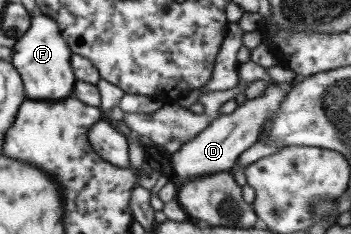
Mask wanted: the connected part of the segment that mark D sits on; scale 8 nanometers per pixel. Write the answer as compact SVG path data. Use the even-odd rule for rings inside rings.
M296 74L294 80L288 84L275 82L275 84L268 85L262 96L247 100L231 114L217 117L207 127L204 127L202 132L192 139L188 139L186 143L181 143L182 147L170 154L171 167L177 176L177 183L181 185L190 178L206 176L214 174L214 172L229 172L234 163L237 162L238 157L260 140L265 124L275 118L275 113L284 101L286 93L300 78L302 78L301 75Z

